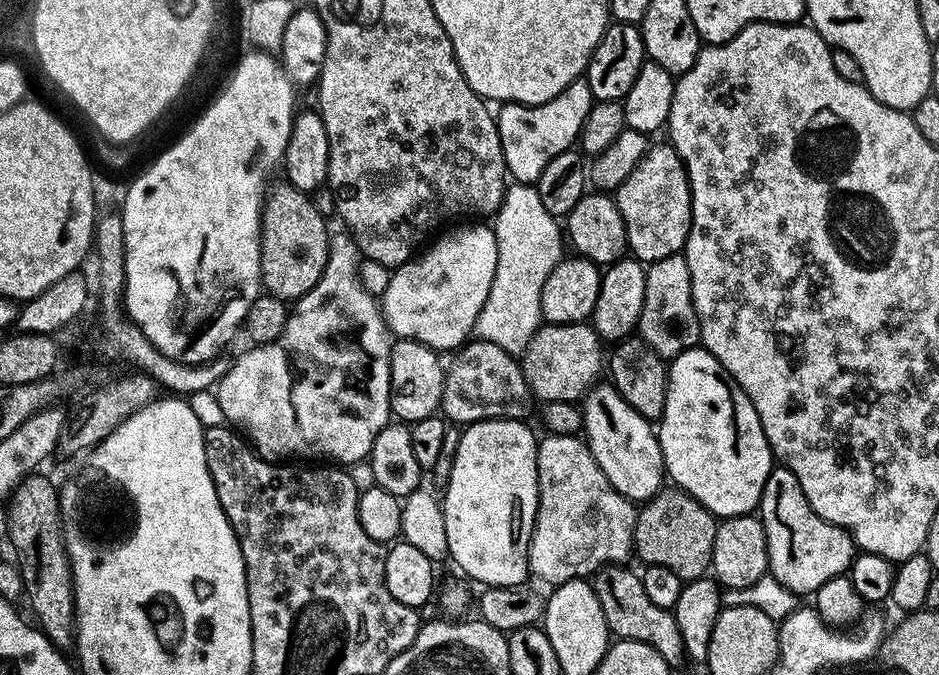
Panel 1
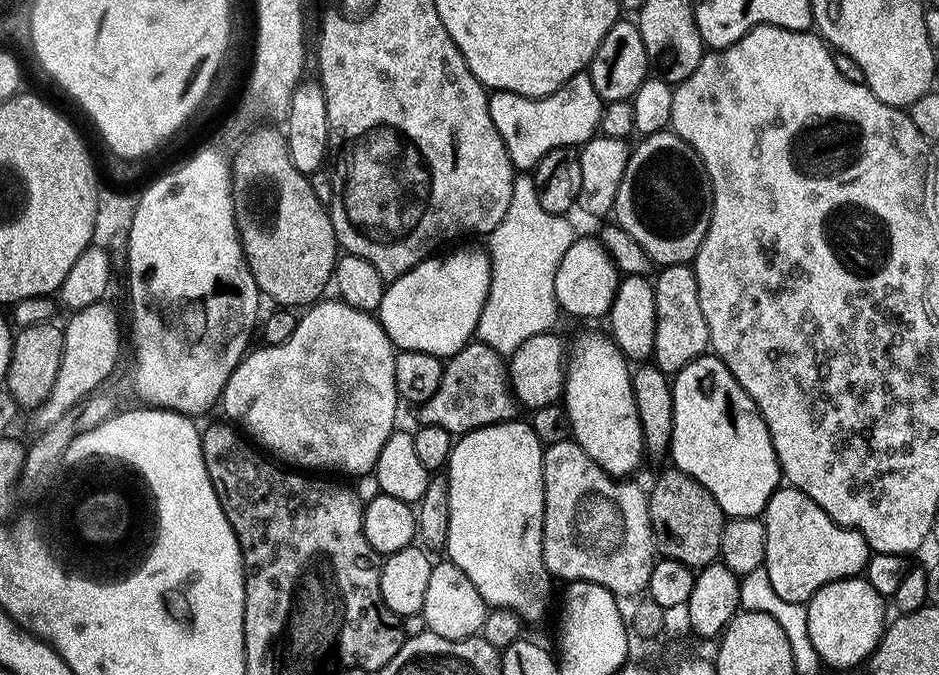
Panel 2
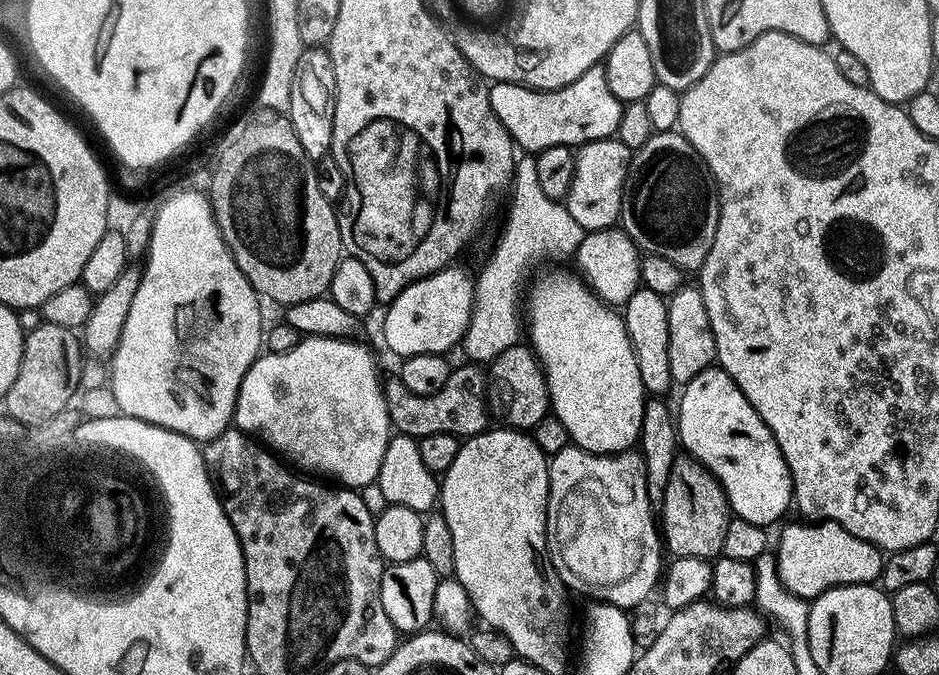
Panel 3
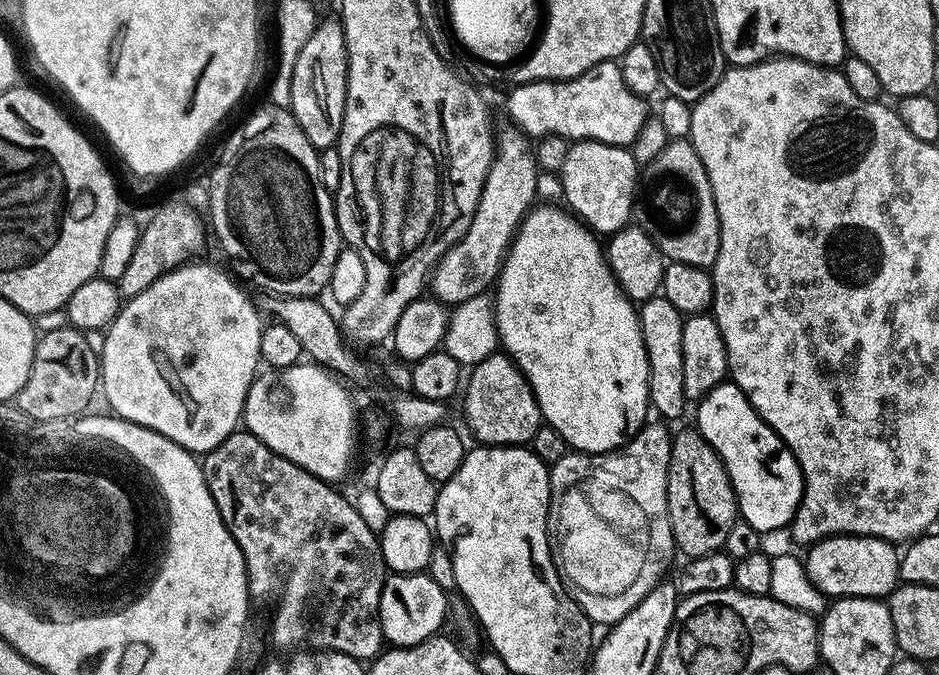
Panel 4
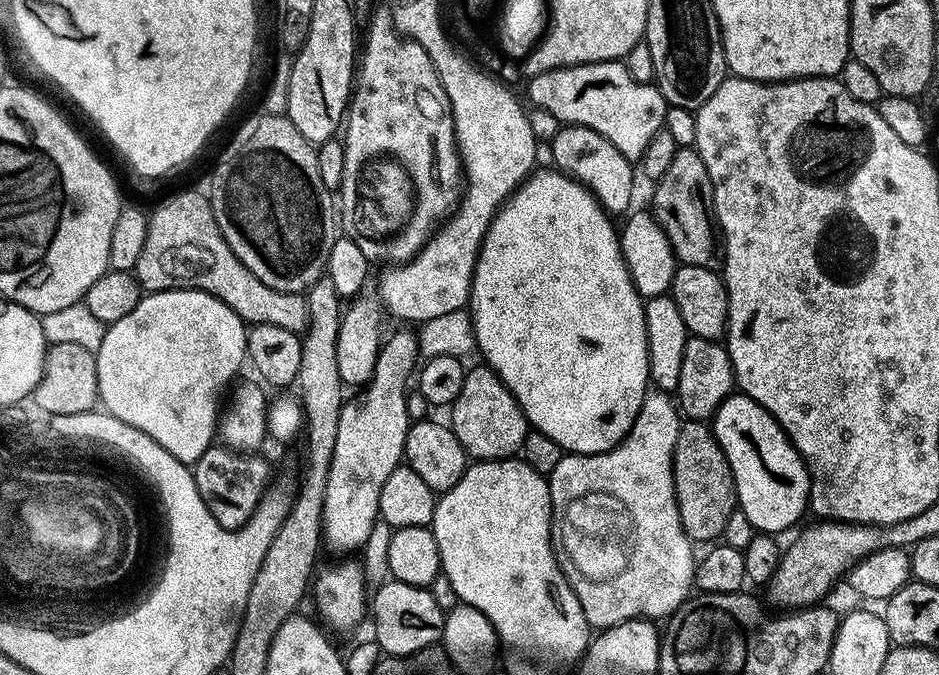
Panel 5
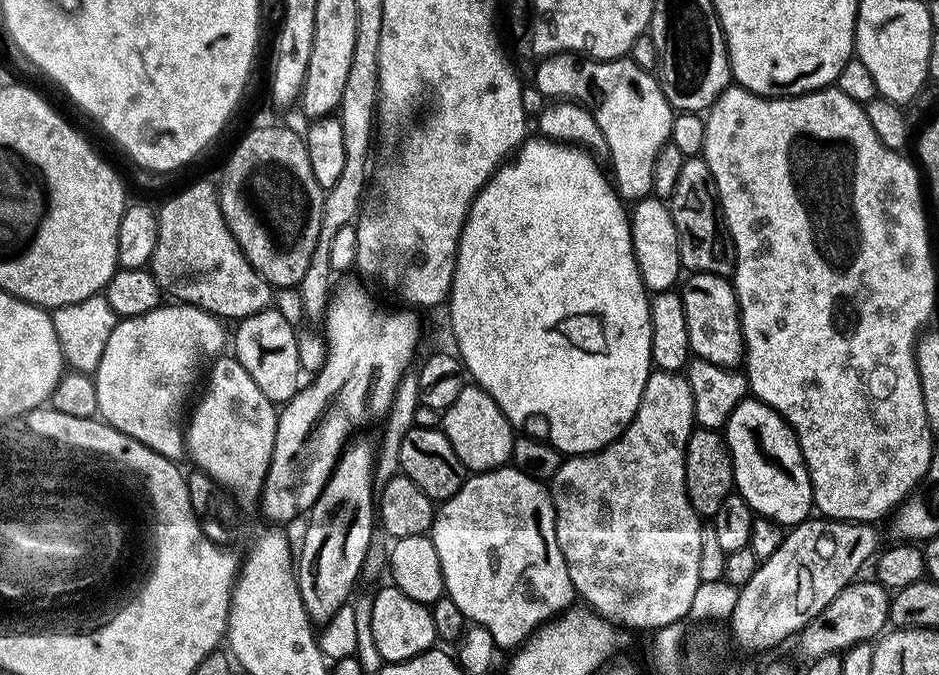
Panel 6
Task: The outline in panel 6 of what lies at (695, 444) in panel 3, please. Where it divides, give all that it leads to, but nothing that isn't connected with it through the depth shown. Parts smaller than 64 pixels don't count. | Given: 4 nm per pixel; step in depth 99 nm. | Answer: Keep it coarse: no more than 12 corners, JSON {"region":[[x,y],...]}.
{"region":[[746,398],[722,435],[735,491],[781,526],[809,518],[791,426]]}

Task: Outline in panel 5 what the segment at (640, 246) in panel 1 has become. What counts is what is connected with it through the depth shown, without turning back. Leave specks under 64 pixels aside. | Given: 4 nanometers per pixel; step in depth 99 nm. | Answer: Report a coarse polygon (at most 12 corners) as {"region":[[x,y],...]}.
{"region":[[677,147],[650,211],[680,264],[722,260],[710,174]]}

